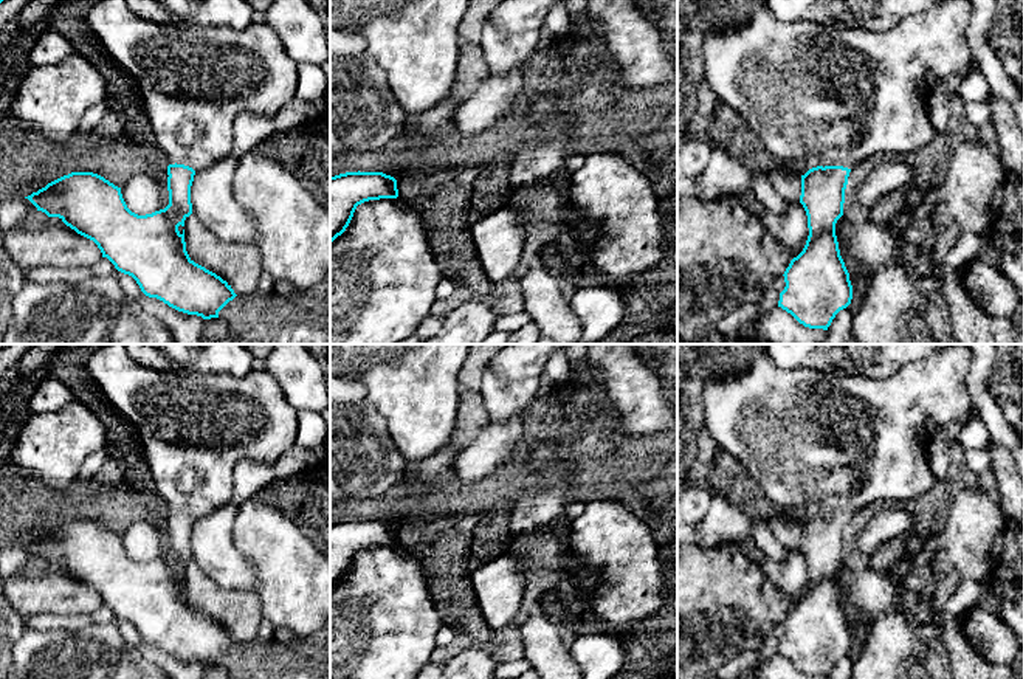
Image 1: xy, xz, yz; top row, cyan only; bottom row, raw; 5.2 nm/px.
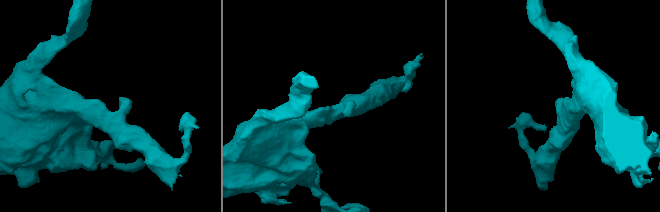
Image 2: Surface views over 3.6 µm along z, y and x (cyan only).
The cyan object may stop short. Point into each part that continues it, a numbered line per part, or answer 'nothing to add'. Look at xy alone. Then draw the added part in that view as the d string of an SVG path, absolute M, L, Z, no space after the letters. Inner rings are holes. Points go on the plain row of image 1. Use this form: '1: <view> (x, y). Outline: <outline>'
1: xy (194, 428). Outline: M102 344L90 355L87 372L136 429L157 496L169 512L194 518L215 512L232 499L239 460L273 465L296 445L299 411L267 371L245 377L161 372L136 363L124 344Z

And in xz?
nothing to add

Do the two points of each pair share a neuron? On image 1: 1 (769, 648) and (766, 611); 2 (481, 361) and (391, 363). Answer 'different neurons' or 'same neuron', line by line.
1: different neurons
2: different neurons

